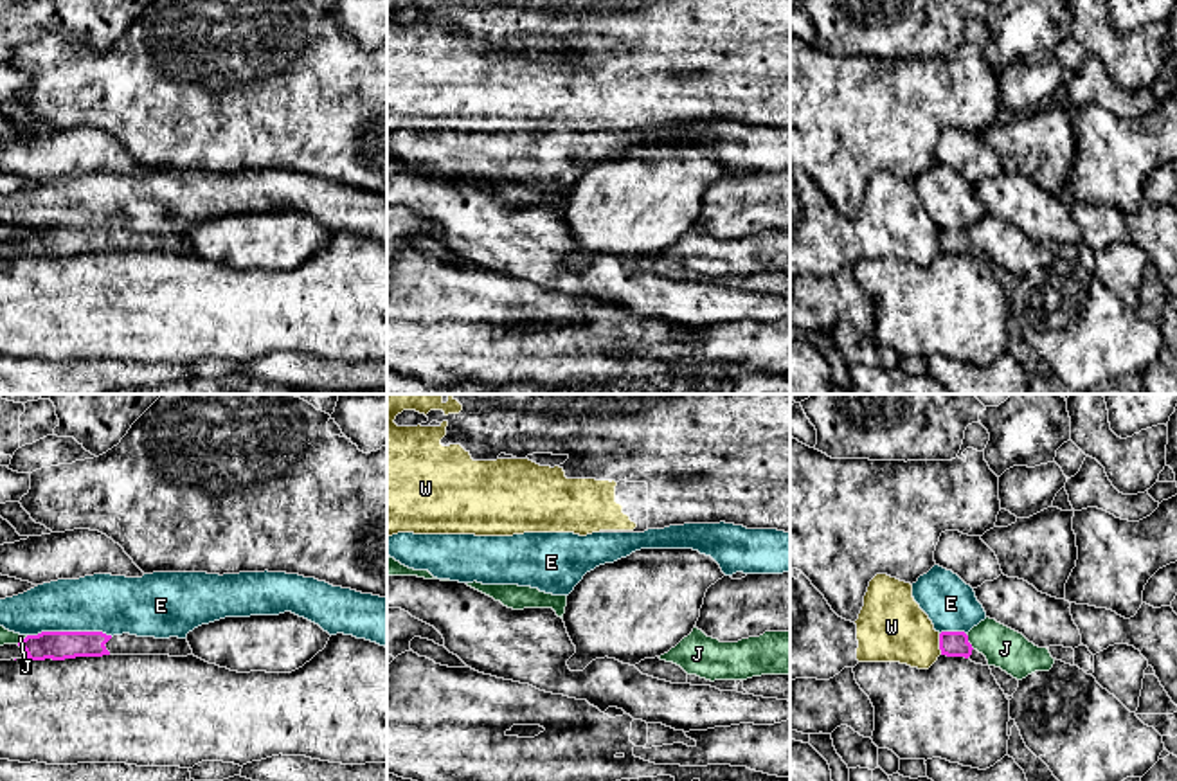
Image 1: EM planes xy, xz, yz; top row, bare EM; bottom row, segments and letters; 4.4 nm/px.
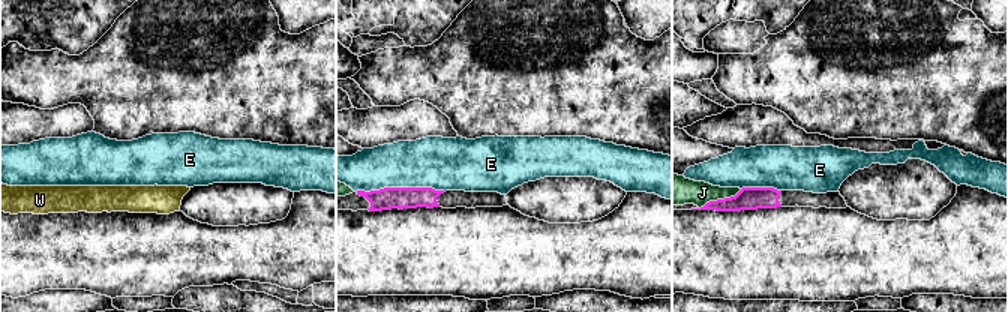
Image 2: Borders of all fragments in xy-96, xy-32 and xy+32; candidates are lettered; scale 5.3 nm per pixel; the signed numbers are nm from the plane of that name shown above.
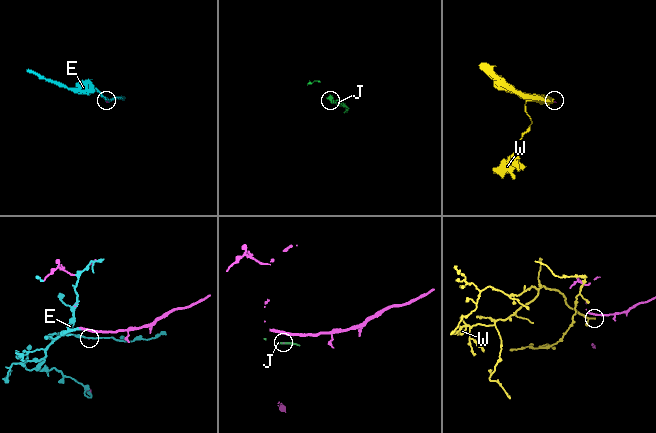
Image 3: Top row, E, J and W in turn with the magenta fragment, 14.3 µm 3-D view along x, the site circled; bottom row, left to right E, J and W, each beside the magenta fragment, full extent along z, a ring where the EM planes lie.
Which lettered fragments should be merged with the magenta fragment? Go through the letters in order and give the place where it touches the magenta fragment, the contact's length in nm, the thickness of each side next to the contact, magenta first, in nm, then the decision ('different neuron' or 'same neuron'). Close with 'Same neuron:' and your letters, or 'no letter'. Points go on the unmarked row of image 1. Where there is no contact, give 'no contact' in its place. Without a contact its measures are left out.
E: meets magenta in xy at (71, 229); contact 380 nm long; 130 nm thick on the magenta side, 260 nm on the other; same neuron
J: meets magenta in yz at (967, 238); contact 80 nm long; 110 nm thick on the magenta side, 180 nm on the other; different neuron
W: meets magenta in yz at (940, 242); contact 100 nm long; 110 nm thick on the magenta side, 320 nm on the other; different neuron
Same neuron: E

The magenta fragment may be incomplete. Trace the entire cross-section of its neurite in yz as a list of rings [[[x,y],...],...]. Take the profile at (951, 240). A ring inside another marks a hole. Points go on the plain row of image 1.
[[[934,162],[912,180],[912,194],[939,230],[939,247],[947,254],[972,252],[968,229],[986,216],[975,189],[957,171]]]

